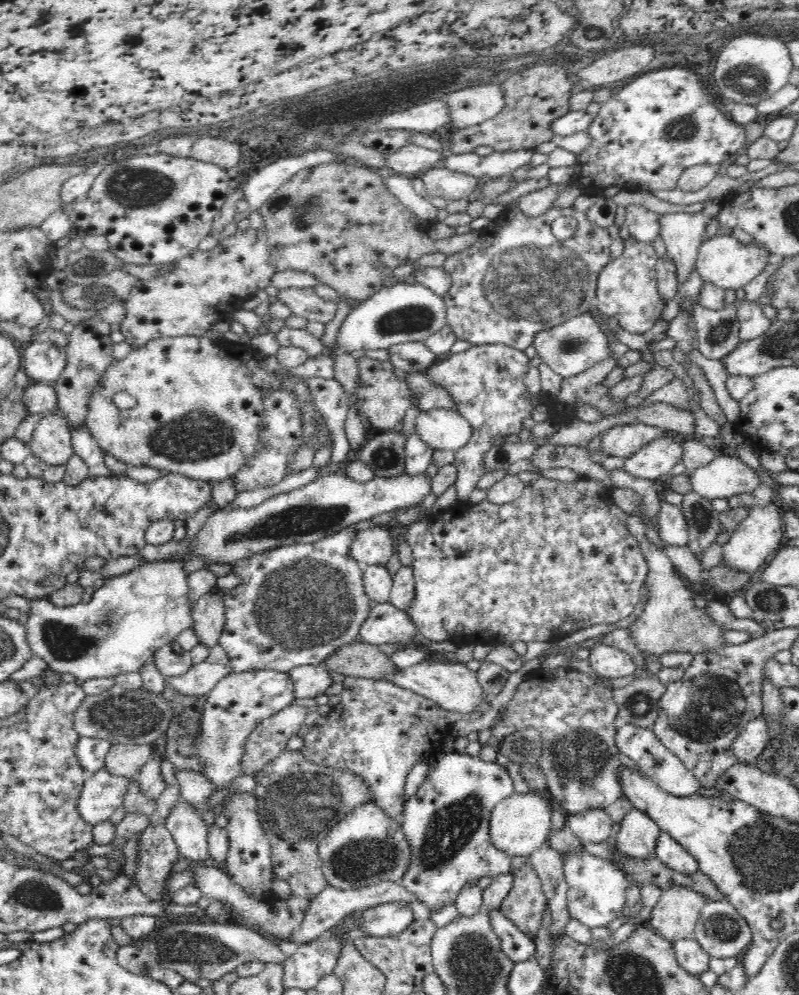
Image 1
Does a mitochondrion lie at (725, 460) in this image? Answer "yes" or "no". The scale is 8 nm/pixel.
no

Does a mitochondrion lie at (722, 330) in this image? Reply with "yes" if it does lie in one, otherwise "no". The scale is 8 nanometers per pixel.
yes

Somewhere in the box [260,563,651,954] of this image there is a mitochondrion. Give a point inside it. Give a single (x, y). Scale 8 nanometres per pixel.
(450, 829)

